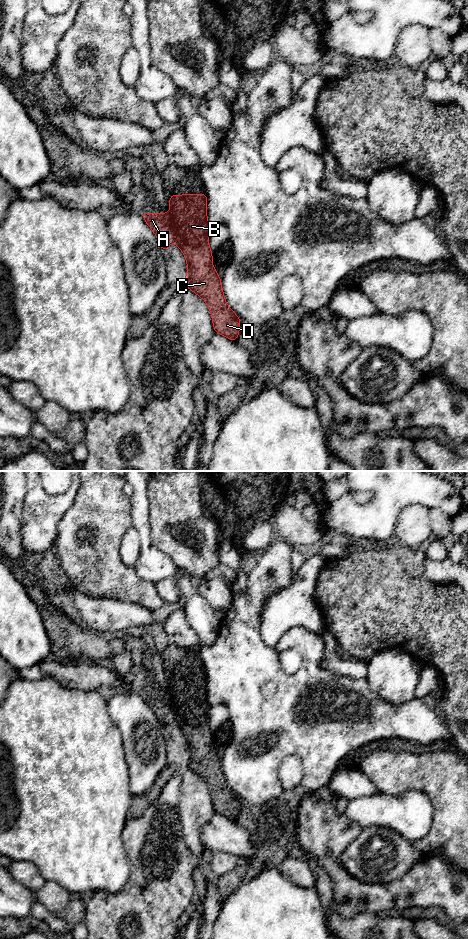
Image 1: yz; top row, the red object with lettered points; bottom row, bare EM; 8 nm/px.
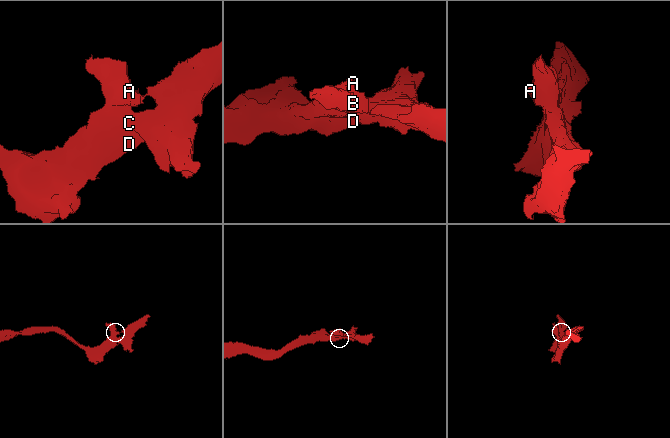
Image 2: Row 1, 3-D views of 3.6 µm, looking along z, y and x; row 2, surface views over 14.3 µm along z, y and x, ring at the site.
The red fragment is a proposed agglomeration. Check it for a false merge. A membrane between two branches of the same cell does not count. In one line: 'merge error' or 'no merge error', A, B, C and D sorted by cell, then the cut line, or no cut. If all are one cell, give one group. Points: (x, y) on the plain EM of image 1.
no merge error; groups A B C D; cut none

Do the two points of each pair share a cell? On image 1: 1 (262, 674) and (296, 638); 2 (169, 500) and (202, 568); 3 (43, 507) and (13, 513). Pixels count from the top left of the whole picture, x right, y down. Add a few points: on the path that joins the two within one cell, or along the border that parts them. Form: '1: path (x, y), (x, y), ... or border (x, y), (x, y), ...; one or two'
1: path (282, 680), (299, 680), (309, 670), (309, 658); one
2: path (187, 513), (205, 531), (207, 550); one
3: border (26, 488), (22, 509), (21, 535); two

